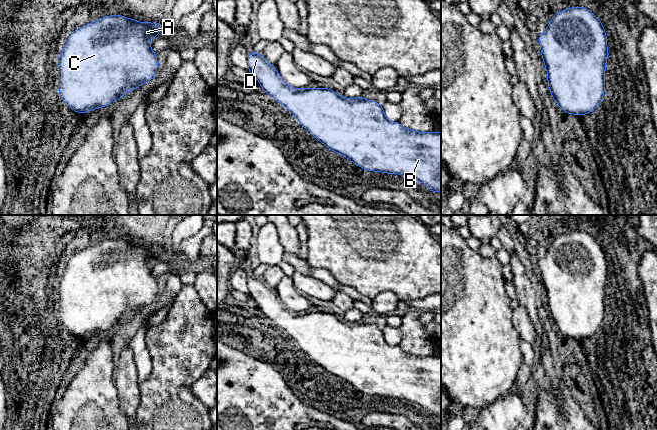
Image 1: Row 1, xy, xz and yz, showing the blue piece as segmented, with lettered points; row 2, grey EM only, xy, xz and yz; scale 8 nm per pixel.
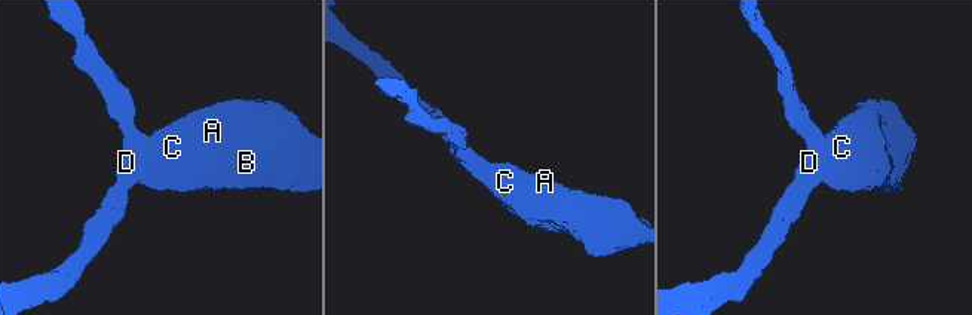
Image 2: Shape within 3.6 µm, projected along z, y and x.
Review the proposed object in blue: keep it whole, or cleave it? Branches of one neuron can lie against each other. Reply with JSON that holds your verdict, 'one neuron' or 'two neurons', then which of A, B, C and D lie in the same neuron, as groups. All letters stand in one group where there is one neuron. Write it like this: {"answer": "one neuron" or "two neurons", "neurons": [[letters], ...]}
{"answer": "one neuron", "neurons": [["A", "B", "C", "D"]]}

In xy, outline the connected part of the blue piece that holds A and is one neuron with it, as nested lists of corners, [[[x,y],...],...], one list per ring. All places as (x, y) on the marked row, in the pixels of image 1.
[[[121,15],[105,16],[76,29],[68,38],[59,56],[58,89],[61,99],[75,112],[84,114],[118,101],[128,92],[152,80],[158,69],[151,41],[160,34],[160,22],[138,22]]]

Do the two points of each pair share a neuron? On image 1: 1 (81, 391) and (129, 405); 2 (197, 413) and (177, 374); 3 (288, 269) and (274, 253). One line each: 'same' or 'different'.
1: different
2: same
3: different

